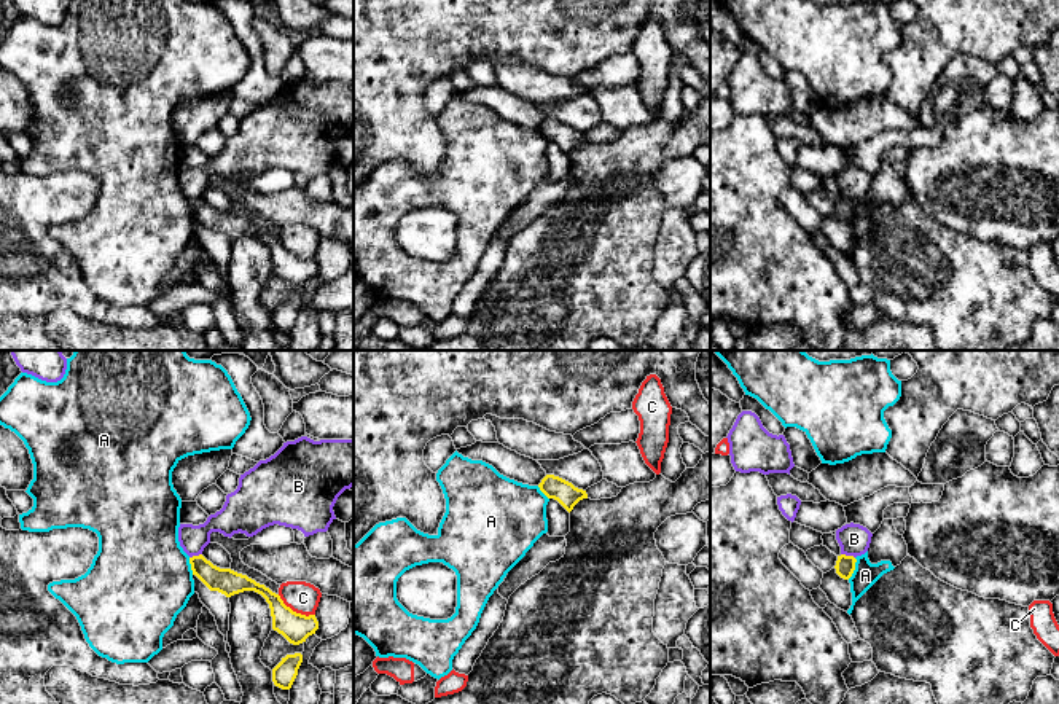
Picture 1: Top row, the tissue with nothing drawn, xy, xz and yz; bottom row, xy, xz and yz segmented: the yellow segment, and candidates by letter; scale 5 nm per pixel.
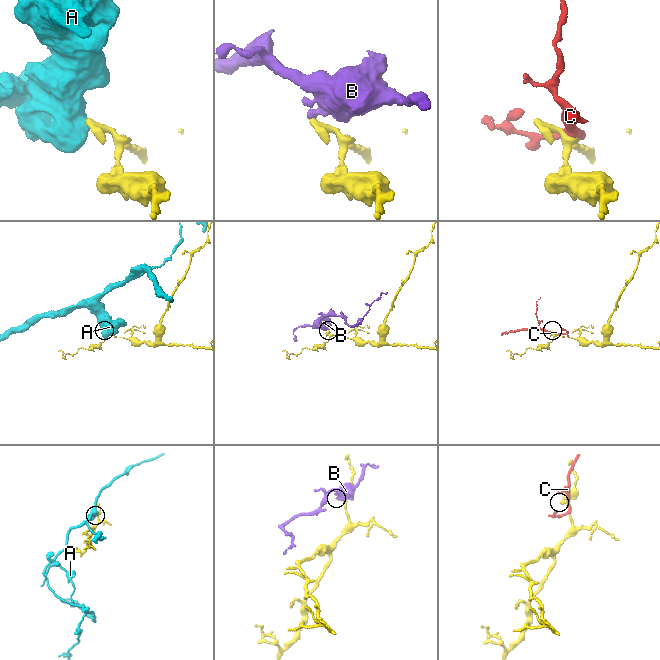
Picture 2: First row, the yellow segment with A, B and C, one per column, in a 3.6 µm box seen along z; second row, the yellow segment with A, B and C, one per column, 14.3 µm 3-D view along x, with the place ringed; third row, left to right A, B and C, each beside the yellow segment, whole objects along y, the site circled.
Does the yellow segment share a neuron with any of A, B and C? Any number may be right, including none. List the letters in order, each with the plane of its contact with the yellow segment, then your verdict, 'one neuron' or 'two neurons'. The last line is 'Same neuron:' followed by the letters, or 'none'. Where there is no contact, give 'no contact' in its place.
A: contact in yz; two neurons
B: contact in yz; two neurons
C: contact in xy; two neurons
Same neuron: none

